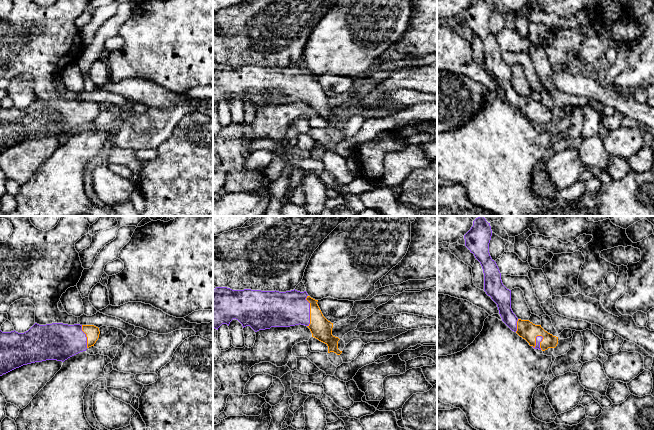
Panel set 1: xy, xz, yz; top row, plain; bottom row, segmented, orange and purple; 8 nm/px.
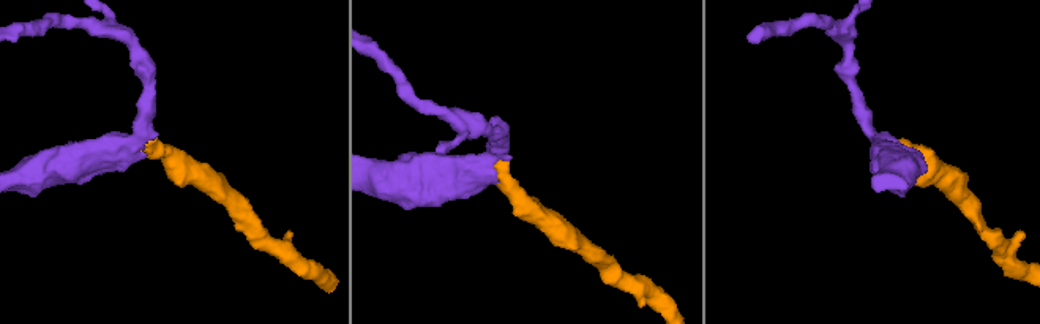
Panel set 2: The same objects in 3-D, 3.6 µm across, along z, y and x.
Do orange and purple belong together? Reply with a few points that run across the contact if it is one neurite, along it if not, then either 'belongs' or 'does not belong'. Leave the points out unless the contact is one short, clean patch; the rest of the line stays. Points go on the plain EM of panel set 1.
line yz (527, 106), (541, 112), (541, 117), (539, 114); belongs

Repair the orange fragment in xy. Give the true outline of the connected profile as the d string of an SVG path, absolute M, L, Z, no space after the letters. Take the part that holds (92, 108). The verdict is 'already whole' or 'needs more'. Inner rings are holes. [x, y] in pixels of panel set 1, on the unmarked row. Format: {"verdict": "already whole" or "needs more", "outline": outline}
{"verdict": "needs more", "outline": "M35 99L24 109L0 106L0 152L35 138L64 138L94 122L99 110L99 104L94 101L63 99Z"}

